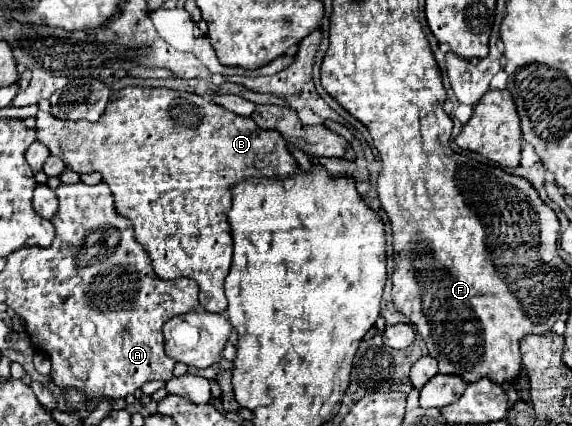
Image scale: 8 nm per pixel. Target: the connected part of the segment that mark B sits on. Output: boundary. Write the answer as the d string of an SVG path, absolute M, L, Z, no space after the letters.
M122 88L112 94L104 116L96 124L86 120L62 122L52 114L38 110L36 140L42 142L50 154L62 158L66 168L78 174L100 172L116 198L116 210L132 220L136 240L150 254L154 272L164 280L180 276L196 280L200 288L200 306L218 314L228 306L224 278L228 276L232 262L232 234L228 224L232 186L250 178L252 168L276 168L280 178L298 172L296 158L288 152L284 138L276 130L260 130L252 118L236 116L202 96L168 88Z

